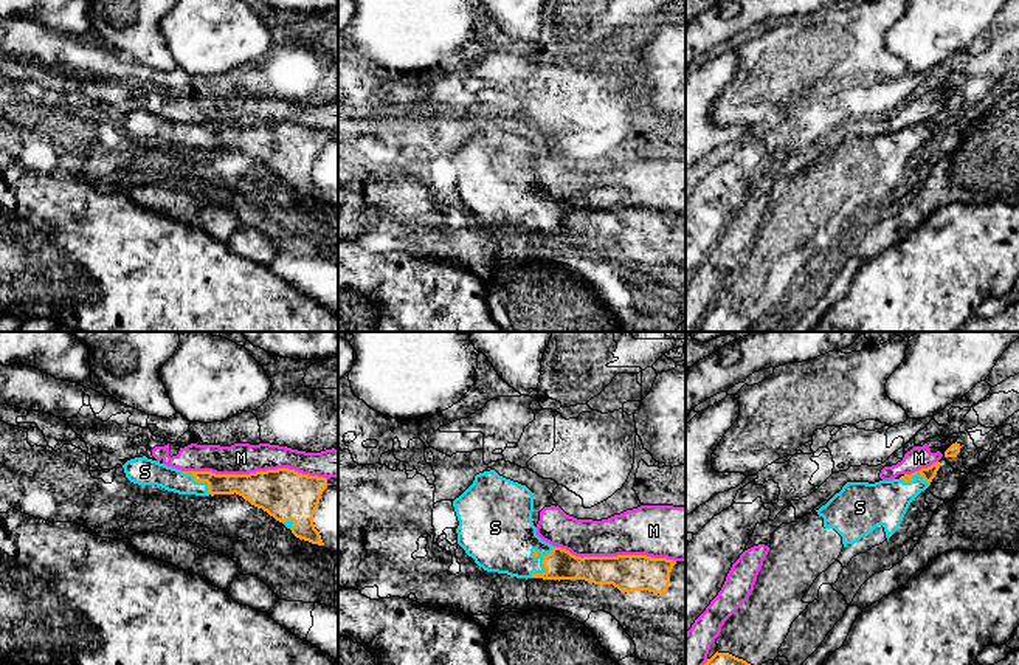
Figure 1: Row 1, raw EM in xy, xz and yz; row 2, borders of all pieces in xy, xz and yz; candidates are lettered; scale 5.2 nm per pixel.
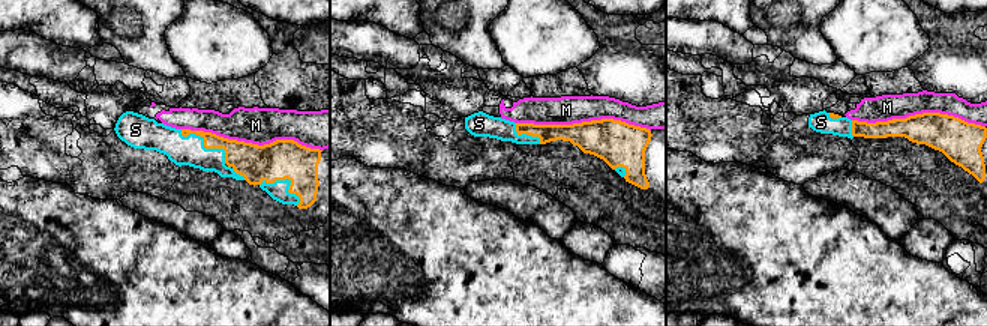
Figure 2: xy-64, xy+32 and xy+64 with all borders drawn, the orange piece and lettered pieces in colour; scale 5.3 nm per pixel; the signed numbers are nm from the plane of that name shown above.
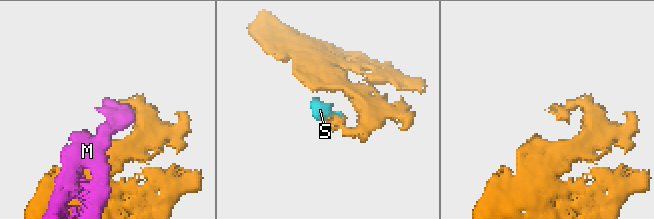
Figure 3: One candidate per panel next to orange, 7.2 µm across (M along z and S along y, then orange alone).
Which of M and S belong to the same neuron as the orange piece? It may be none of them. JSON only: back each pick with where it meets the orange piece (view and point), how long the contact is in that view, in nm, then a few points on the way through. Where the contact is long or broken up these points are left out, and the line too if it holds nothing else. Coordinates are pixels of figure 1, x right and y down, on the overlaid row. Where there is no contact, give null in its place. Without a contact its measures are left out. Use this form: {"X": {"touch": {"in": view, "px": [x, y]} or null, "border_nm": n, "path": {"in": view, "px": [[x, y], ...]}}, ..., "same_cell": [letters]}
{"S": {"touch": {"in": "xz", "px": [543, 565]}, "border_nm": 200}, "same_cell": ["S"]}

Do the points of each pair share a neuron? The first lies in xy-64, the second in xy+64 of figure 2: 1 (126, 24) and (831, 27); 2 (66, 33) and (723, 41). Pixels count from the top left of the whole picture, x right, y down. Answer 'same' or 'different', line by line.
1: different
2: different

